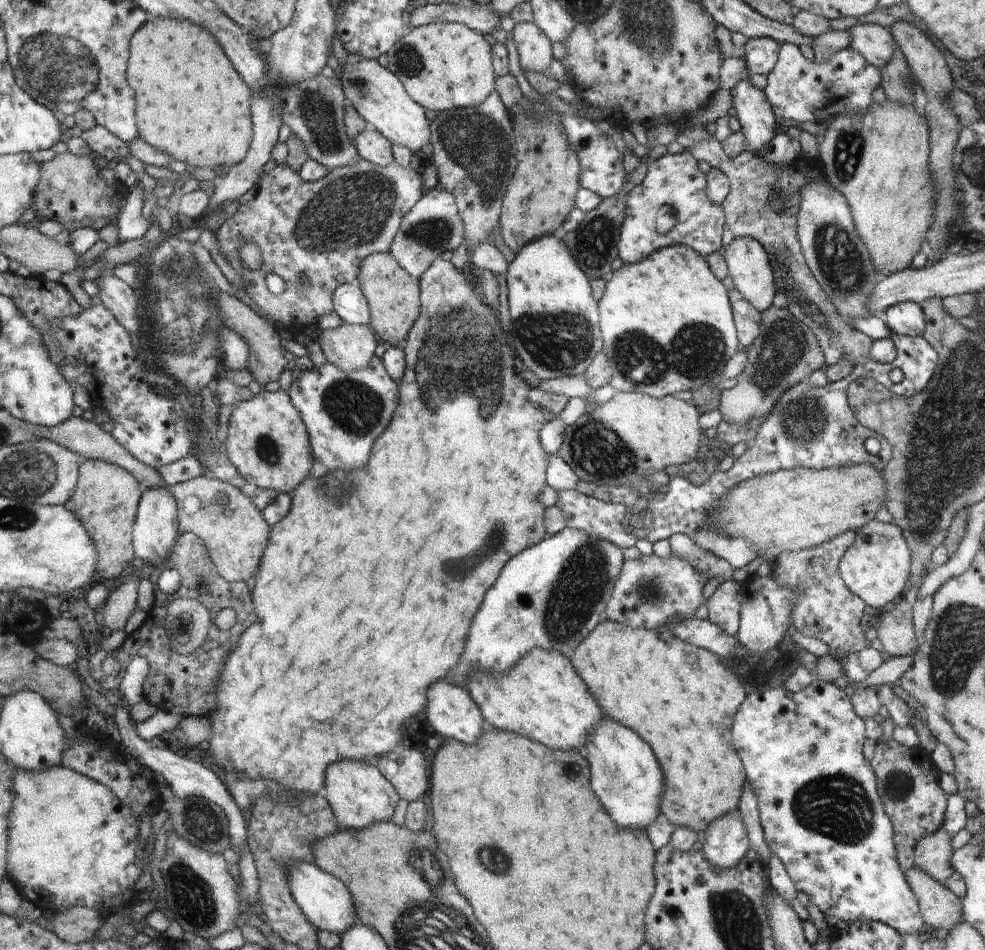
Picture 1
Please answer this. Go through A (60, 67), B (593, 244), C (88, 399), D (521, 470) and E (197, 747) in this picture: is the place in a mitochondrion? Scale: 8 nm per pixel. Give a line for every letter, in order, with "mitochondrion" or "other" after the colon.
A: mitochondrion
B: mitochondrion
C: other
D: other
E: other

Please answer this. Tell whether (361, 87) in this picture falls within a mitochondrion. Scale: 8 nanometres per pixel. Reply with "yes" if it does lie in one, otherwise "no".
yes

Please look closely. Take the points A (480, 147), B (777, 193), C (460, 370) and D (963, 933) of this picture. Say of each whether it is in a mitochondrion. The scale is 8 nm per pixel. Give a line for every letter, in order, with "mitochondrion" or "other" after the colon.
A: mitochondrion
B: other
C: mitochondrion
D: other

